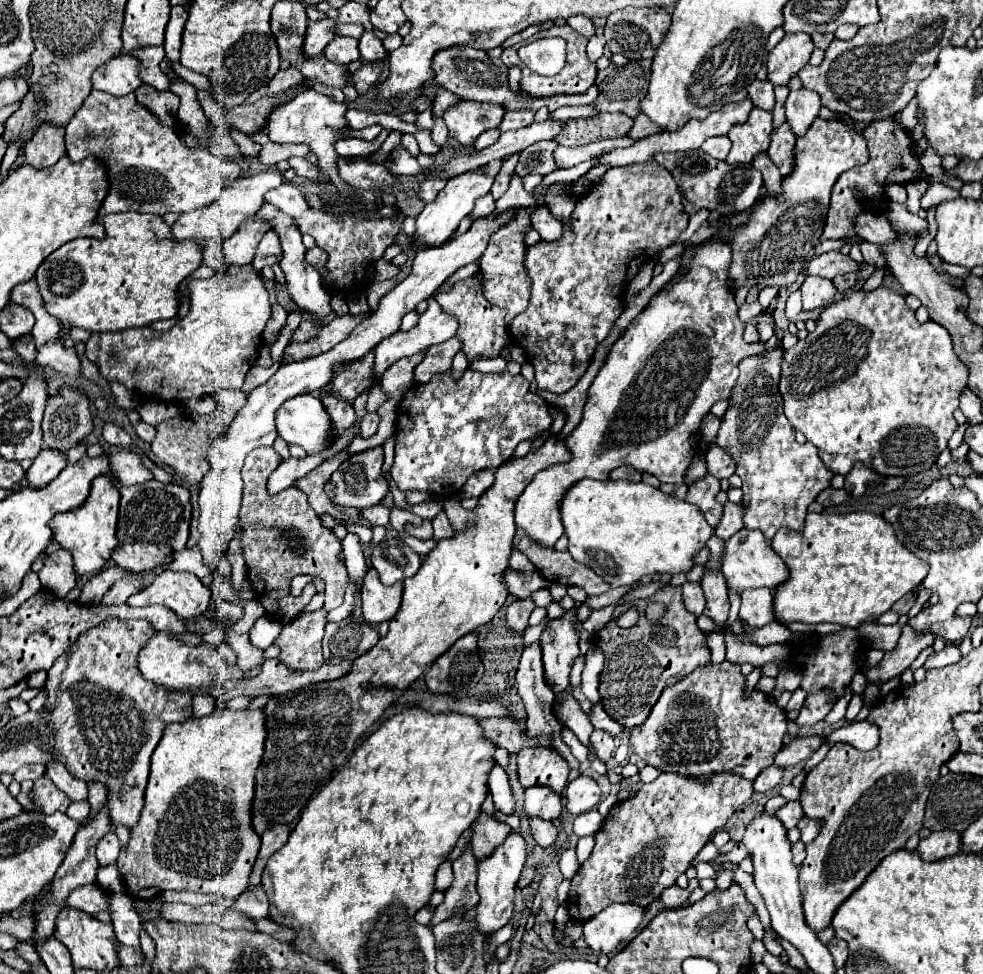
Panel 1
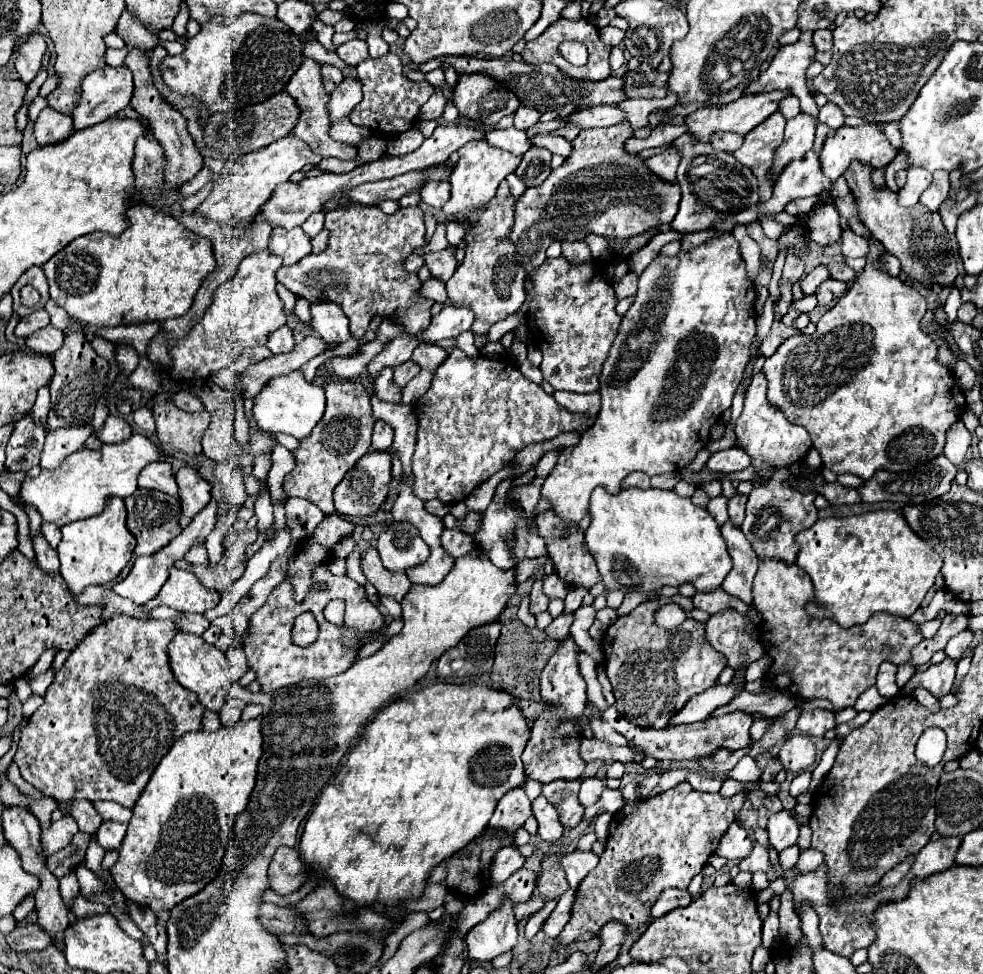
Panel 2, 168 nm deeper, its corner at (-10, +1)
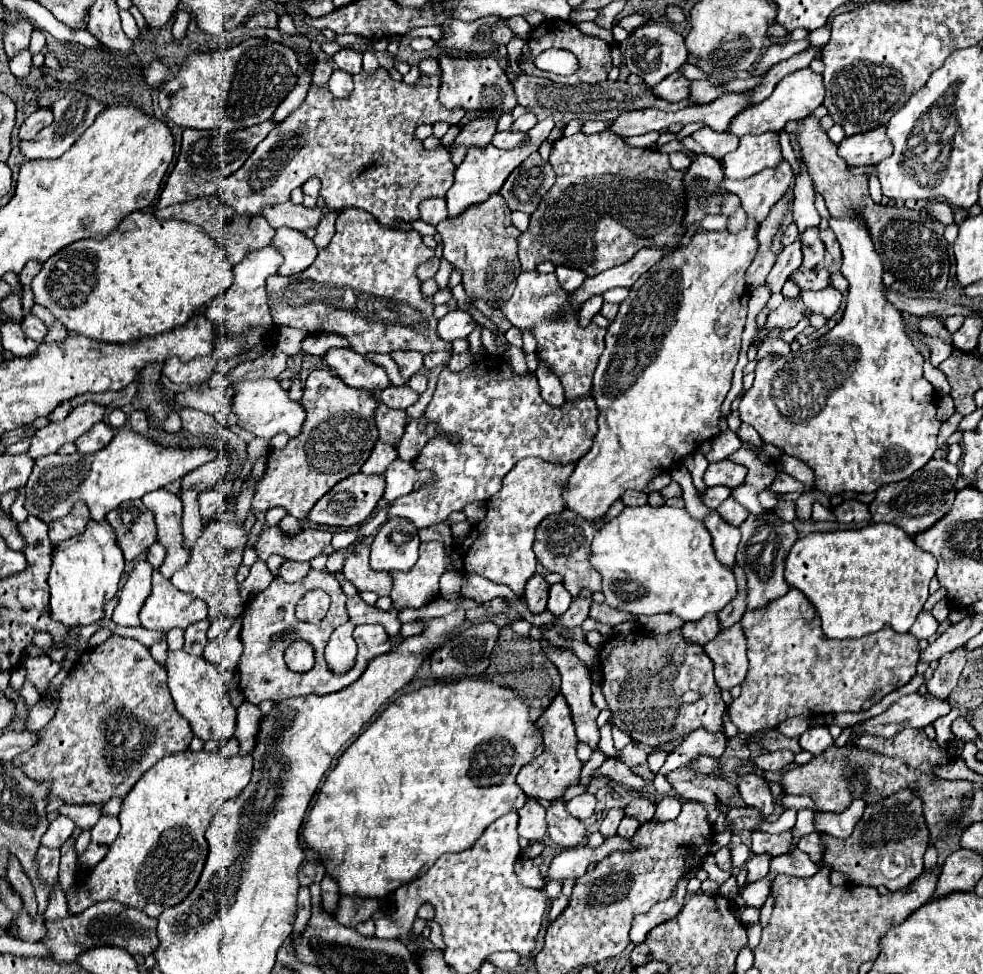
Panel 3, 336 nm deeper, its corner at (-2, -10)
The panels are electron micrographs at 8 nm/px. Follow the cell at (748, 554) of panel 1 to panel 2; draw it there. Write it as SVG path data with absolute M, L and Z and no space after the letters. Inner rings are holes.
M758 560L758 574L754 580L752 594L754 594L754 608L758 608L764 616L762 634L764 634L764 640L770 644L764 648L774 660L774 664L770 666L770 670L766 674L766 680L774 682L780 690L788 690L790 694L798 696L800 700L824 698L824 700L832 702L832 706L836 710L854 706L858 696L866 688L876 684L876 672L884 660L890 660L896 666L904 664L910 658L912 646L916 646L922 640L918 626L912 624L908 618L890 616L884 612L872 616L866 624L852 626L852 628L840 628L832 620L818 620L818 618L808 616L802 608L814 596L812 580L796 564L784 564L780 560Z

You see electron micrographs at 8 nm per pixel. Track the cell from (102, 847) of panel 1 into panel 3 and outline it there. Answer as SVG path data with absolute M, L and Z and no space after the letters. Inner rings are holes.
M102 815L98 823L92 827L92 843L100 845L112 845L112 841L118 837L120 823L114 815Z

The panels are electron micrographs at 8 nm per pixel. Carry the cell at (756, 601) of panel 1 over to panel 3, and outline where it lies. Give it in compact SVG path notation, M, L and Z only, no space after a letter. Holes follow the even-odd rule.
M710 511L704 521L706 529L710 531L712 535L712 543L714 543L714 551L718 555L718 559L728 565L728 567L734 567L734 555L736 555L736 549L738 549L738 543L740 543L740 531L738 527L732 527L730 523L726 523L718 511Z

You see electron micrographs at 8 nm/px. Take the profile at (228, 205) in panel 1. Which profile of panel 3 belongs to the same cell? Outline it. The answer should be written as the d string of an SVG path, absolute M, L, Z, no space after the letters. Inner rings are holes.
M384 67L372 75L364 71L354 75L354 89L348 99L336 99L328 89L312 85L304 103L268 133L268 137L248 157L244 167L240 167L228 179L222 179L218 199L234 207L240 215L254 217L262 213L262 207L266 205L288 201L296 187L302 187L310 177L318 177L322 183L320 195L334 211L348 207L364 209L392 229L400 229L398 223L402 221L414 223L420 219L420 201L428 197L444 197L454 183L454 165L450 161L449 152L442 146L426 150L422 147L422 141L414 139L414 131L422 123L434 125L446 122L454 125L460 123L460 119L466 115L464 109L450 110L442 107L438 101L438 87L438 77L430 75L420 77L414 85L394 81Z

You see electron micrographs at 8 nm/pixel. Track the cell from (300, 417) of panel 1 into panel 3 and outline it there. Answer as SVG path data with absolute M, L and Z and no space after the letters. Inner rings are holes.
M256 379L256 381L236 381L232 383L232 413L238 417L238 425L256 437L272 439L276 433L286 431L290 437L296 437L302 431L304 409L300 403L290 401L288 391L280 387L276 379Z

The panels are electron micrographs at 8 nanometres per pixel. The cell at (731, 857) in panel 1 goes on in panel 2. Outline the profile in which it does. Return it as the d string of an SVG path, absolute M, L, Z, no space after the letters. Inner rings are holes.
M668 888L660 894L660 898L656 900L656 904L652 906L652 916L664 916L666 912L680 908L680 906L688 906L692 902L692 894L688 890L678 890L678 888Z

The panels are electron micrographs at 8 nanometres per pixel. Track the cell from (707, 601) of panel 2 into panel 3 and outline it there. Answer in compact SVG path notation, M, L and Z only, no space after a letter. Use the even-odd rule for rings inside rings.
M706 615L704 619L700 619L696 623L690 621L690 623L682 625L682 635L684 635L686 643L704 645L704 643L712 641L718 633L720 633L720 625L718 625L716 615Z

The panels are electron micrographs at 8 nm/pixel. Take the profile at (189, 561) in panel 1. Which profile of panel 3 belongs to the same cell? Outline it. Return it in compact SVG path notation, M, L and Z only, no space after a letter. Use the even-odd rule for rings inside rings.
M316 369L308 375L304 385L304 399L302 407L306 411L304 427L296 439L290 439L284 449L270 449L268 463L266 463L266 475L258 483L258 491L252 499L254 511L266 511L272 507L284 507L292 517L306 519L308 511L314 507L314 503L326 495L338 481L344 477L350 477L360 471L360 467L366 463L366 459L372 453L372 447L378 441L378 429L376 429L376 407L378 401L372 397L372 393L364 389L352 389L342 383L336 375L324 369Z

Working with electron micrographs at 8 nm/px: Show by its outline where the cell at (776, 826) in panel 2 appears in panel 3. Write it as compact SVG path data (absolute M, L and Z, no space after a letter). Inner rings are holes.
M752 855L752 859L746 863L746 869L748 869L748 875L746 875L746 885L762 879L766 873L768 873L768 867L770 867L770 857L768 855Z

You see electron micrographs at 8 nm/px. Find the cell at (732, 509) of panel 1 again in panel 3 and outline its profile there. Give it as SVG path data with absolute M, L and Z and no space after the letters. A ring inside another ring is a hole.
M728 497L720 507L718 507L718 513L722 515L724 521L732 523L732 525L740 525L746 517L748 517L748 509L742 507L734 497Z

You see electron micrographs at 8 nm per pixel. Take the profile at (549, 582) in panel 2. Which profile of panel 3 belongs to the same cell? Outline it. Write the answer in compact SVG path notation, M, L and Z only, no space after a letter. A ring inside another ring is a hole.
M556 583L550 587L550 599L548 599L548 609L554 613L554 615L562 615L568 611L572 603L572 597L570 593L564 589L562 583Z

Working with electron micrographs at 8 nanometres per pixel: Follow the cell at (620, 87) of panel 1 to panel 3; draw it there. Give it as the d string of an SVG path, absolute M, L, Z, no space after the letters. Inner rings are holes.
M680 71L668 75L660 85L656 85L654 95L666 101L682 101L690 95L690 79L686 79Z

